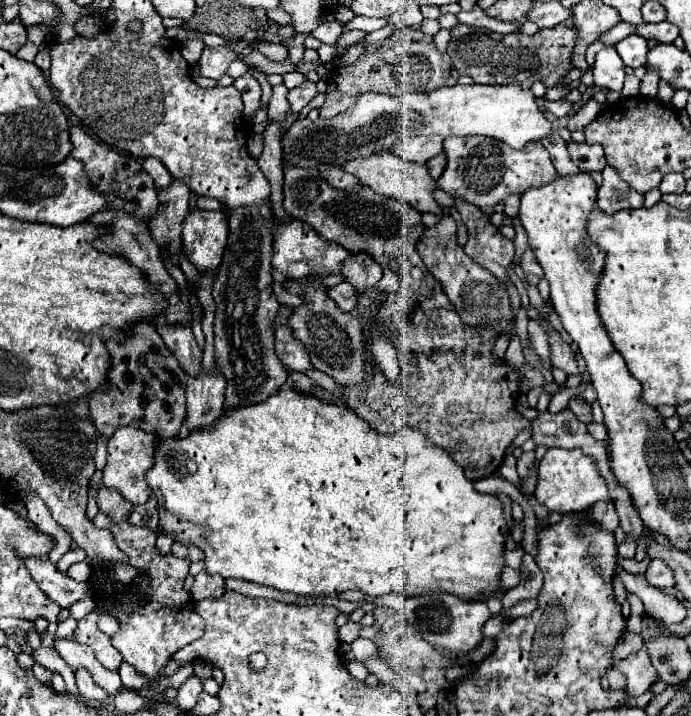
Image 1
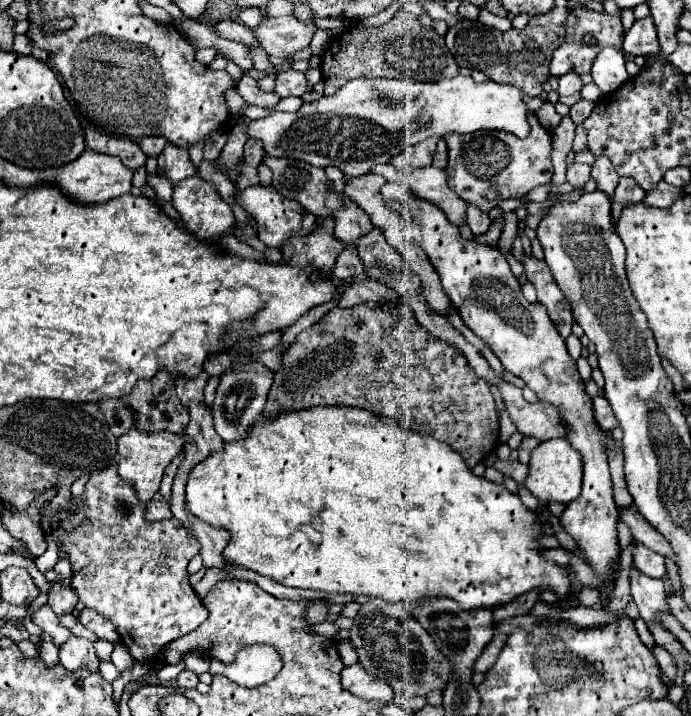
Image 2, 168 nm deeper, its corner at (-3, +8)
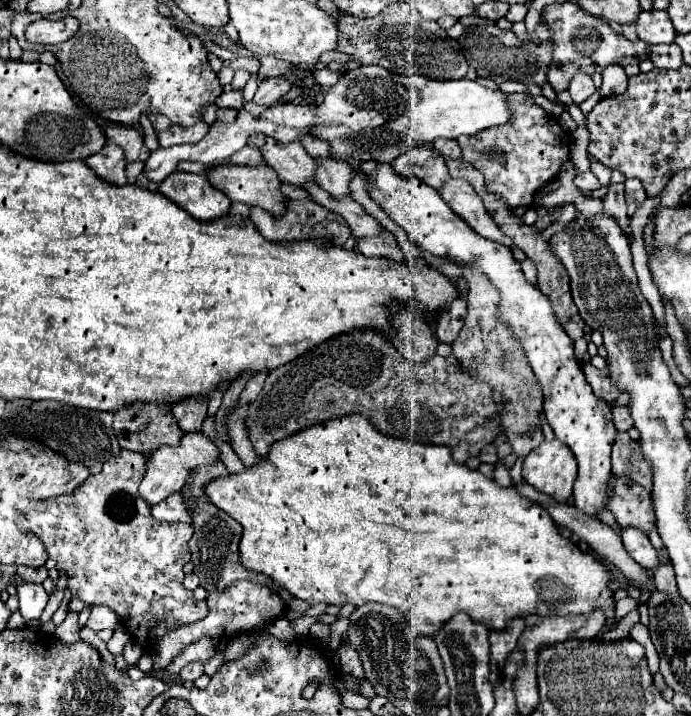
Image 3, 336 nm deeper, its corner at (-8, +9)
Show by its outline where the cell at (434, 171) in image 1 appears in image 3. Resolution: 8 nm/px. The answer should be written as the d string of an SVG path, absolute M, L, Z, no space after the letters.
M441 139L441 141L433 141L433 147L439 153L443 153L445 157L451 157L451 159L459 159L461 157L461 149L459 149L457 141L445 141L445 139Z

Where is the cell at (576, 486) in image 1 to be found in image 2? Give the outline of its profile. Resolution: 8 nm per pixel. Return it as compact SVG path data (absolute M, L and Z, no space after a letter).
M554 438L542 442L530 458L530 472L526 476L524 486L542 502L562 502L568 504L580 496L582 490L582 476L584 476L584 464L580 458L580 452L566 440L566 438Z

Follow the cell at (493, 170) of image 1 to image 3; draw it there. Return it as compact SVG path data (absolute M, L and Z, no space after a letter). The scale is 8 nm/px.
M507 93L507 105L513 121L501 127L485 129L477 137L461 135L457 139L463 159L485 175L485 185L513 207L529 207L539 189L557 179L561 165L569 159L569 137L555 117L533 103L529 93Z

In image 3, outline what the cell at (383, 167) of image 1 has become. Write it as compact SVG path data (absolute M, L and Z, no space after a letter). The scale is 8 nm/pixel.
M449 177L443 185L443 189L439 191L441 197L445 199L445 203L481 237L503 243L505 247L513 247L513 241L503 235L503 231L495 225L495 221L491 219L491 215L487 213L481 197L475 193L475 189L463 181L463 179L453 179Z

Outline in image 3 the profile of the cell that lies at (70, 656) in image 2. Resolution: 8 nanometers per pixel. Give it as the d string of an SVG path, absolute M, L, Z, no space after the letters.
M69 611L65 621L61 625L57 625L55 629L55 637L65 641L65 643L75 643L79 641L79 625L77 625L77 613L75 611Z

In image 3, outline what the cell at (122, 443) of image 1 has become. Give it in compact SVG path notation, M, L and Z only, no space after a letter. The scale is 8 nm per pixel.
M185 433L177 447L163 445L155 453L149 455L147 473L139 485L139 493L147 503L157 505L157 503L165 501L169 495L179 493L183 489L183 485L189 481L189 477L201 465L213 465L215 461L219 461L219 447L209 437L205 437L203 433Z

